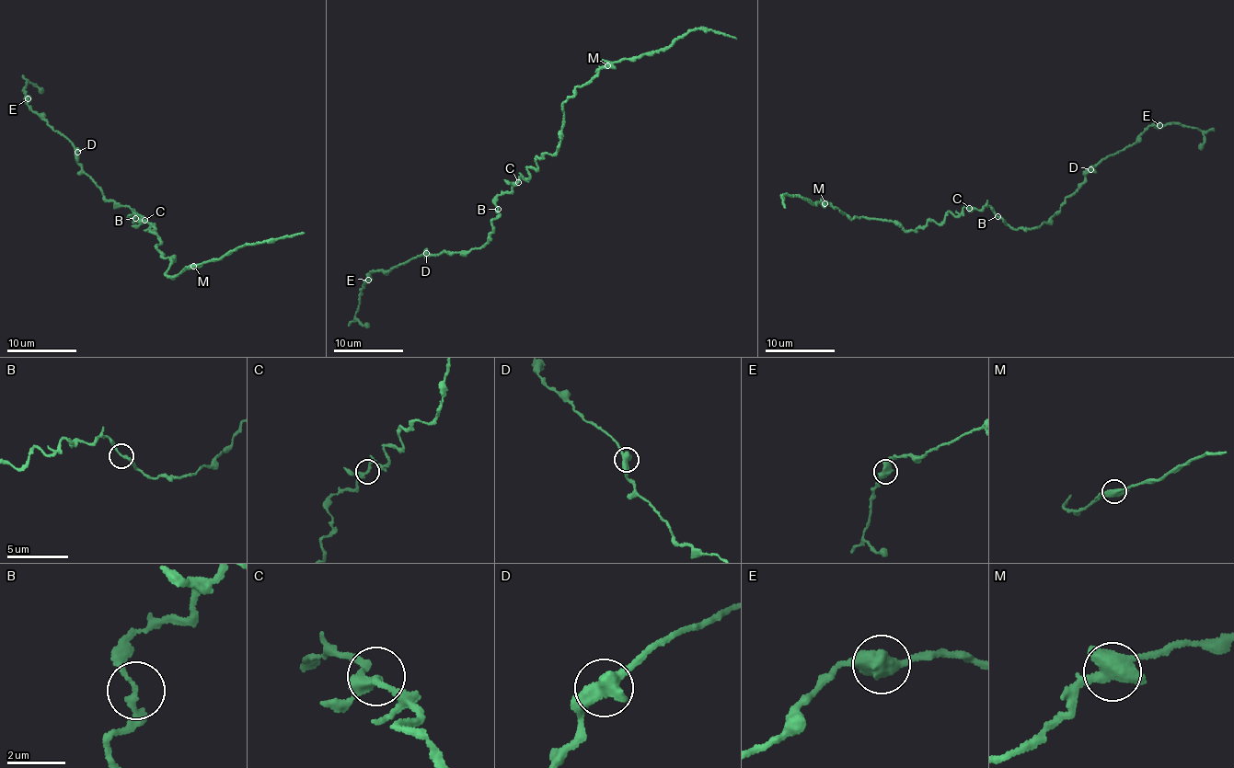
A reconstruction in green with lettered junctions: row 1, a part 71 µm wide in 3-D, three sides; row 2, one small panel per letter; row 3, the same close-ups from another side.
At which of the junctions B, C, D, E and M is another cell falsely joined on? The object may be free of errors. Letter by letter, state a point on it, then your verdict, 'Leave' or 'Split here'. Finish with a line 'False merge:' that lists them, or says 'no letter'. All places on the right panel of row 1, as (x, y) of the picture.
B: Place: (997, 216). Leave
C: Place: (969, 208). Leave
D: Place: (1090, 169). Leave
E: Place: (1159, 125). Leave
M: Place: (824, 203). Leave
False merge: no letter

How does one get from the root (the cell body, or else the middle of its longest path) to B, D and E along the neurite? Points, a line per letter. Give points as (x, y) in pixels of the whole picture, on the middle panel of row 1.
B: (517, 181), (512, 190), (501, 192), (498, 196), (496, 204), (499, 209)
D: (517, 181), (512, 190), (498, 196), (498, 214), (490, 240), (459, 253), (426, 253)
E: (517, 181), (498, 196), (490, 240), (480, 247), (426, 252), (367, 279)

